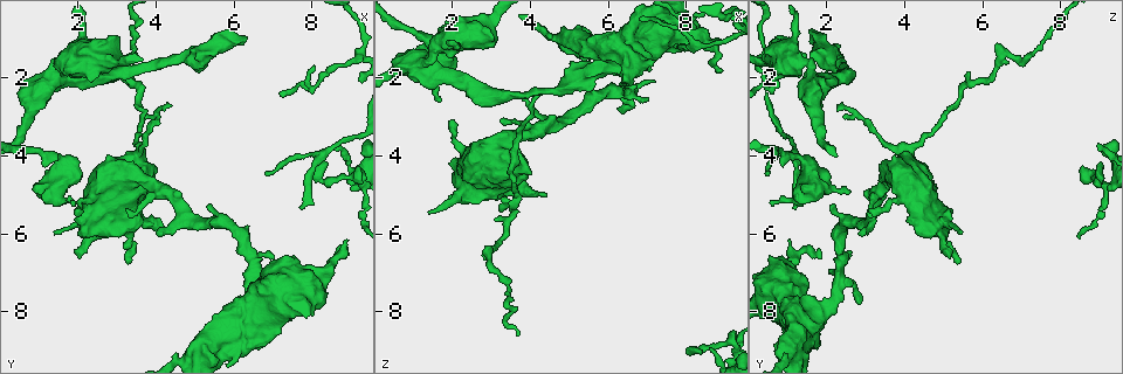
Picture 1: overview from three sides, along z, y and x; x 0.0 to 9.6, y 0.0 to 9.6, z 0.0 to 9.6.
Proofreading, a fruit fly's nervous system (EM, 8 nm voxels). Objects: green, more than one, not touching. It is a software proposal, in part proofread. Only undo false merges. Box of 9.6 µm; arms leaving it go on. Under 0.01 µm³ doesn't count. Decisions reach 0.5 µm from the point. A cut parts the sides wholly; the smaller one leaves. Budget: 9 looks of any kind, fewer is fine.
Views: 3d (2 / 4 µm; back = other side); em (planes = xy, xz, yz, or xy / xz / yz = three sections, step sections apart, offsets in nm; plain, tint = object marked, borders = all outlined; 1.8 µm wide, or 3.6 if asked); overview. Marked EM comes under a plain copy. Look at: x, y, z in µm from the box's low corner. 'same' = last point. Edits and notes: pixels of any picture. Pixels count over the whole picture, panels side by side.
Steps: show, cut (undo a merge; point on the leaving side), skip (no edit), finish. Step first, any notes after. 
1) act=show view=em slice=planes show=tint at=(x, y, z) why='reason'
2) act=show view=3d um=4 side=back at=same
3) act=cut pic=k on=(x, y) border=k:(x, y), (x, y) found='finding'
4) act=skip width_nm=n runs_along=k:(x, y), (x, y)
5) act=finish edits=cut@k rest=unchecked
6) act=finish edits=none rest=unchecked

act=show view=3d um=4 at=(1.35, 2.10, 1.60) why='calibre changes'

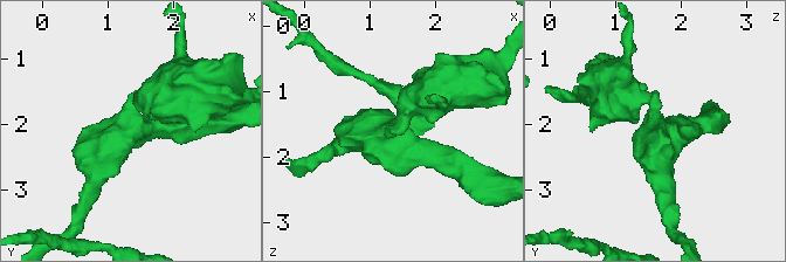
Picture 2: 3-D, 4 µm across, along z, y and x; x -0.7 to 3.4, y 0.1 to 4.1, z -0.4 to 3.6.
act=show view=em um=3.6 slice=planes show=tint at=(1.40, 2.05, 1.60) arms=3 arm_widths_nm=300,460,500

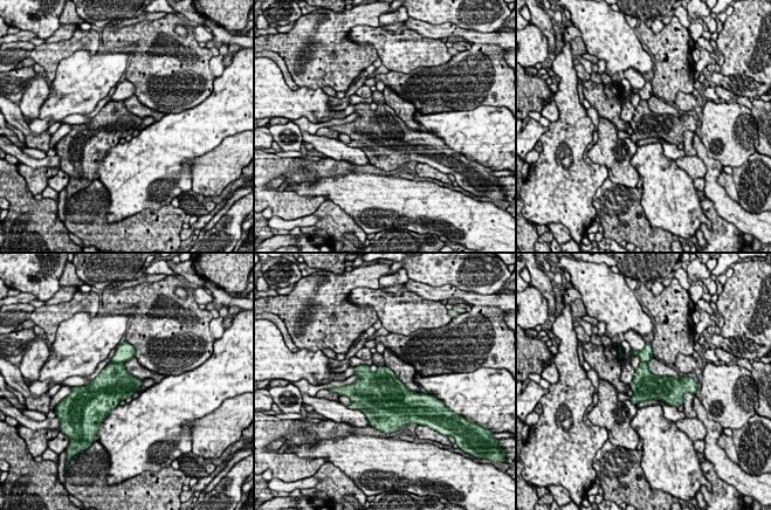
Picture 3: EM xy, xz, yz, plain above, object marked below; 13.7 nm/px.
act=cut pic=3 on=(114, 379) border=3:(111, 362), (122, 363) found='a second neuron is stuck on'

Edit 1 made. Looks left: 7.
act=show view=3d um=4 side=back at=(1.40, 4.70, 1.60) why='calibre changes'

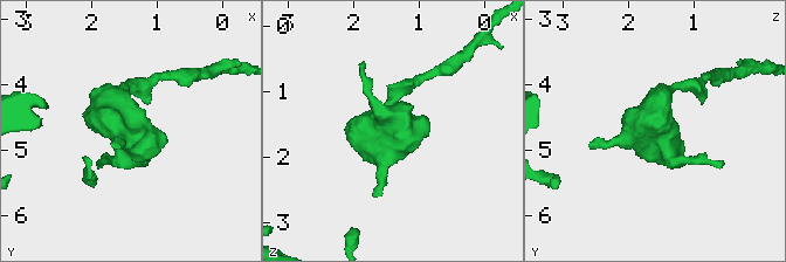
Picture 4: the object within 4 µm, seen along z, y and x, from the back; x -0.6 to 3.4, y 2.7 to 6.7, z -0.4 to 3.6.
act=show view=em um=3.6 slice=planes show=tint at=(1.45, 4.70, 1.60) why='now the EM'

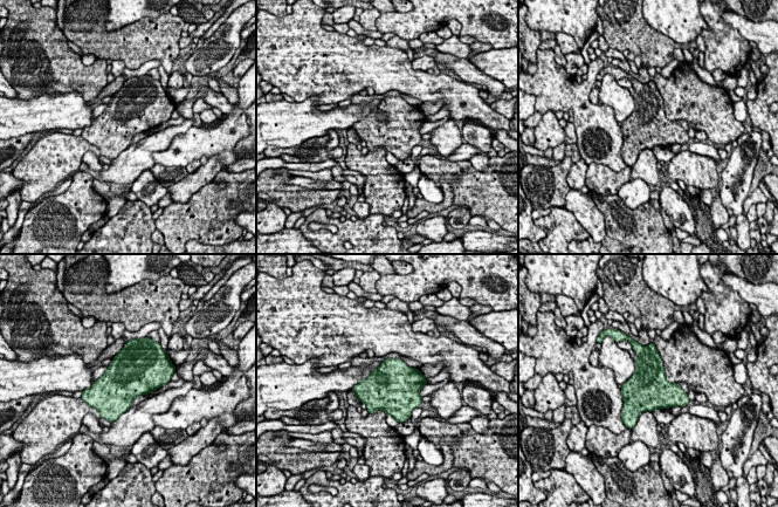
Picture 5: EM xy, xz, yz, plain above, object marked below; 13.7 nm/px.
act=skip width_nm=600 found='all the same neuron'

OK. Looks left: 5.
act=show view=3d um=4 at=(3.05, 1.60, 6.40) why='arms part here'

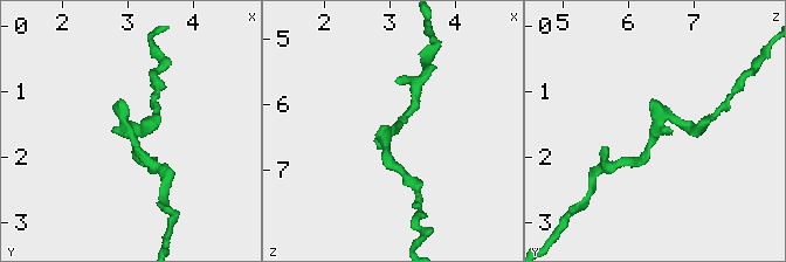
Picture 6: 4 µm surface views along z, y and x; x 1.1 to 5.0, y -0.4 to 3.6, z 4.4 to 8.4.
act=show view=em slice=planes show=tint at=(3.05, 1.60, 6.45) why='need the tissue'

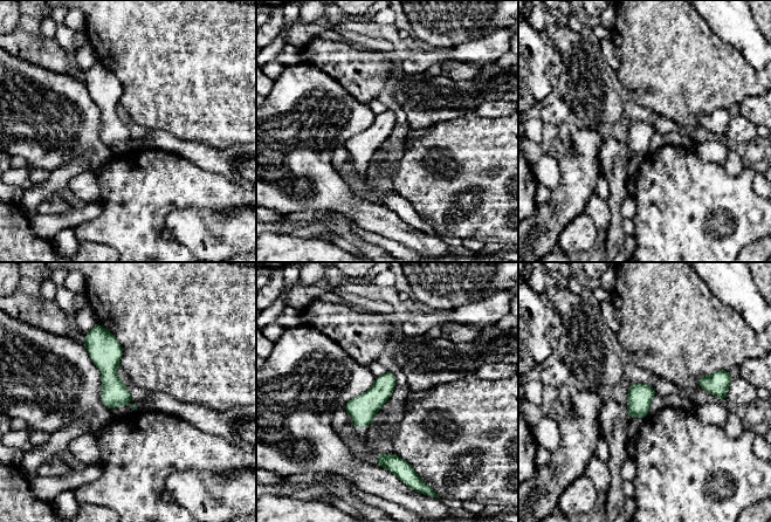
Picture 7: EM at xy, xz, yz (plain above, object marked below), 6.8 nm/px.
act=skip found='one neuron here'

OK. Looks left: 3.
act=show view=em slice=xy step=16 show=tint at=(6.35, 7.20, 2.35)

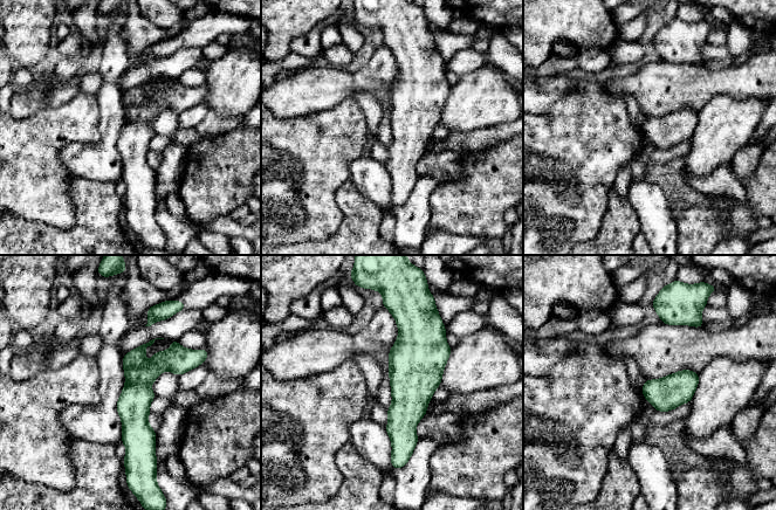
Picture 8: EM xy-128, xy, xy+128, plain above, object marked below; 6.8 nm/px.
act=show view=em slice=planes show=tint at=same

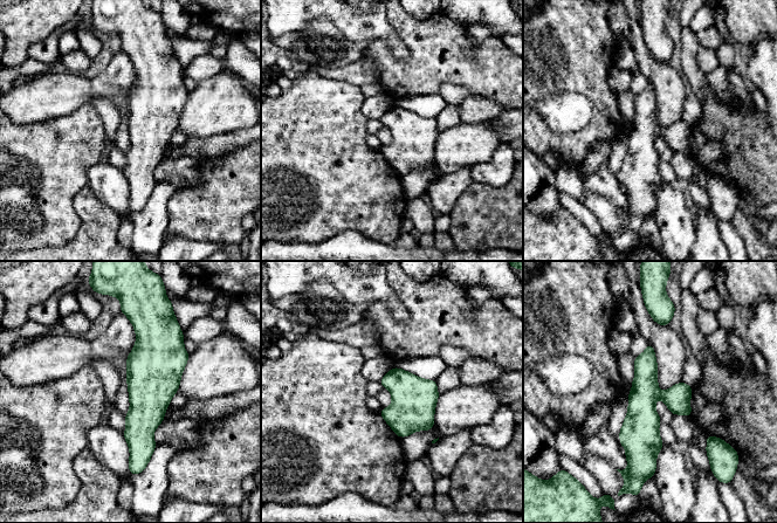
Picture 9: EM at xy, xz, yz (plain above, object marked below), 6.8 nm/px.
act=skip runs_along=9:(650, 349), (645, 380), (648, 462) found='continuous, no second neuron'

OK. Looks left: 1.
act=finish edits=cut@3 rest=unchecked

